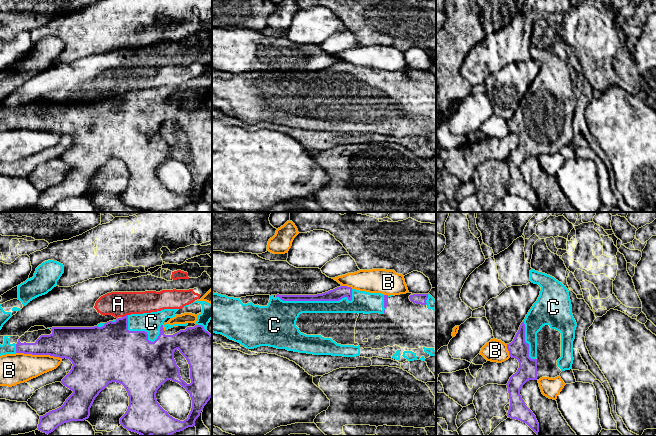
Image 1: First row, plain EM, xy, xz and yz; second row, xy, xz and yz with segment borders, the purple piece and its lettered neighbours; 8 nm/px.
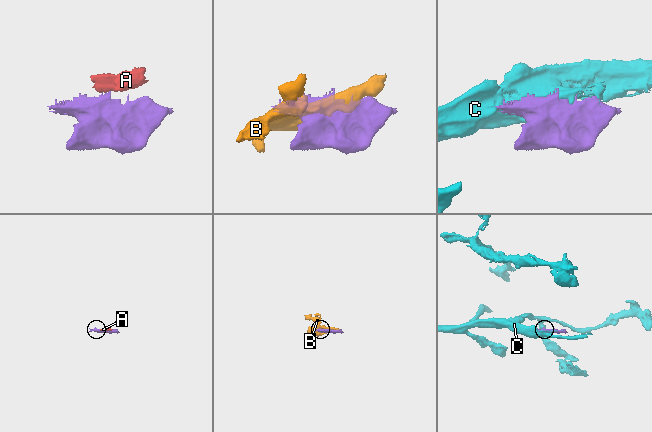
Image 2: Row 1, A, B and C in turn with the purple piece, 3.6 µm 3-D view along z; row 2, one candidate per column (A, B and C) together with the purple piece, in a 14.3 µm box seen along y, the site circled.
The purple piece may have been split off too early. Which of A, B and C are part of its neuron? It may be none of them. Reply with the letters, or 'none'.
C

